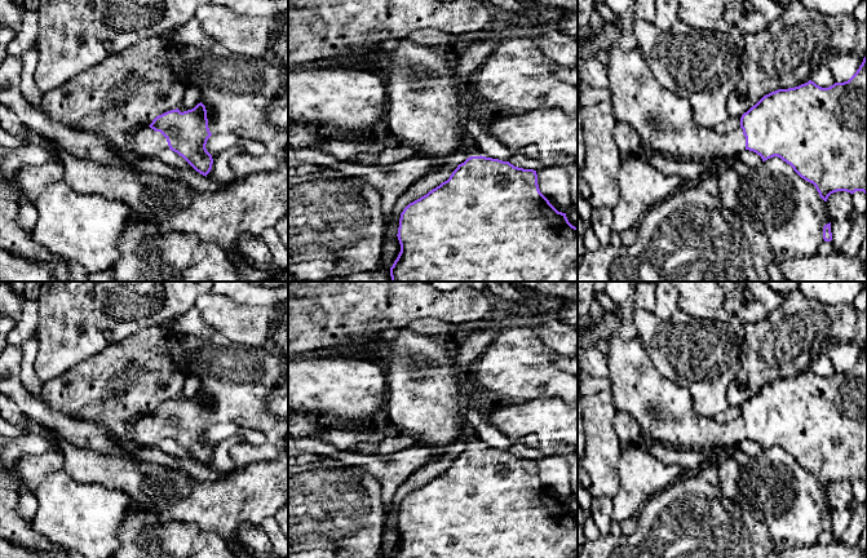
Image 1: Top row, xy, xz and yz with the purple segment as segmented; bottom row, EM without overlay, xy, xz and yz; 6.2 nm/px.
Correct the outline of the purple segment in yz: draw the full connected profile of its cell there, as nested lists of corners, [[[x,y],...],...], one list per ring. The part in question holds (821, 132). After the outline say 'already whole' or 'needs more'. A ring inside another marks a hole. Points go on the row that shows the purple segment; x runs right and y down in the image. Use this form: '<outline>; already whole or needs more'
[[[615,44],[606,52],[615,120],[637,132],[642,154],[708,161],[749,150],[762,161],[780,158],[801,178],[813,183],[824,202],[837,191],[863,191],[867,195],[867,57],[848,81],[822,88],[809,80],[795,88],[778,89],[744,112],[738,129],[718,133],[696,124],[690,101],[656,80],[638,48],[625,49]]]; needs more

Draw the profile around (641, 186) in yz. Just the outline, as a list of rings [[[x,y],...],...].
[[[643,155],[624,158],[618,174],[619,199],[612,208],[612,231],[620,234],[640,225],[646,213],[684,187],[680,176],[667,176]]]

